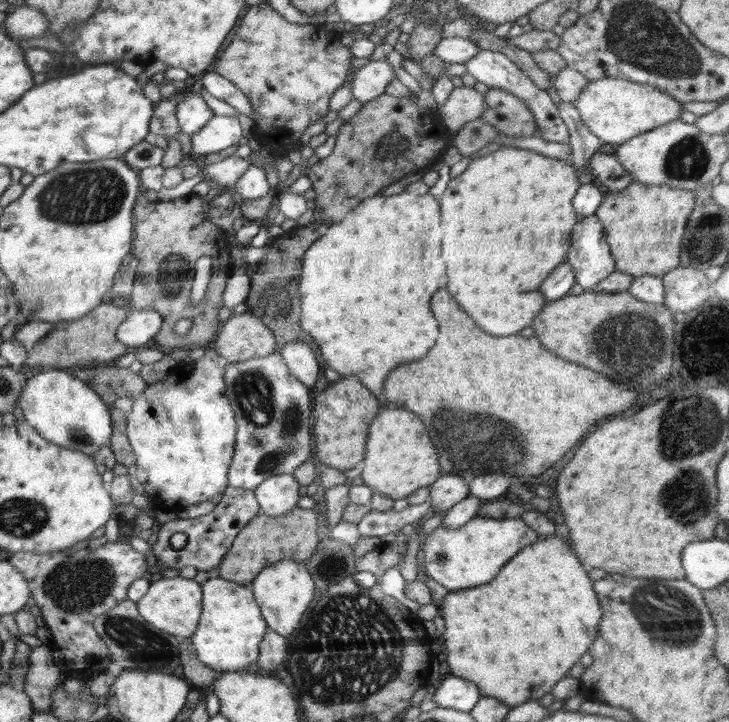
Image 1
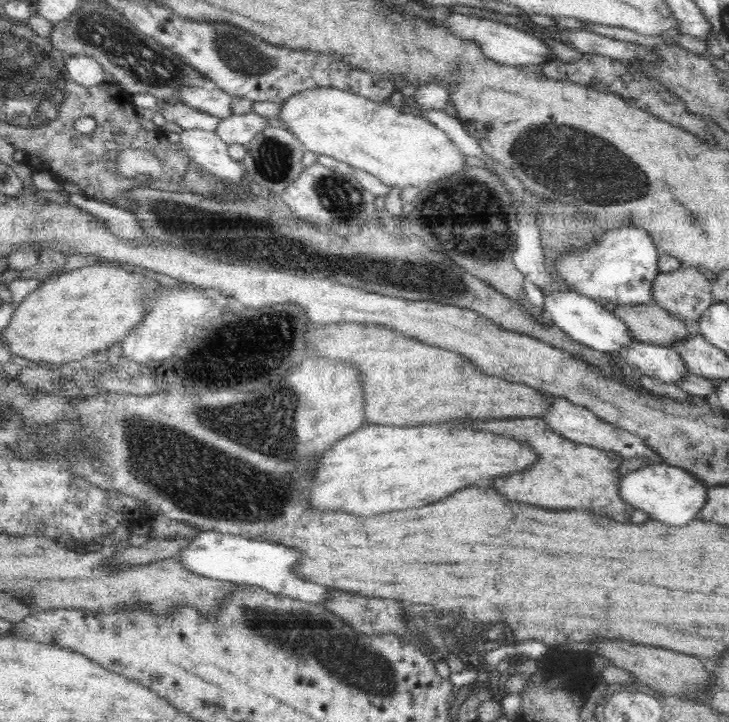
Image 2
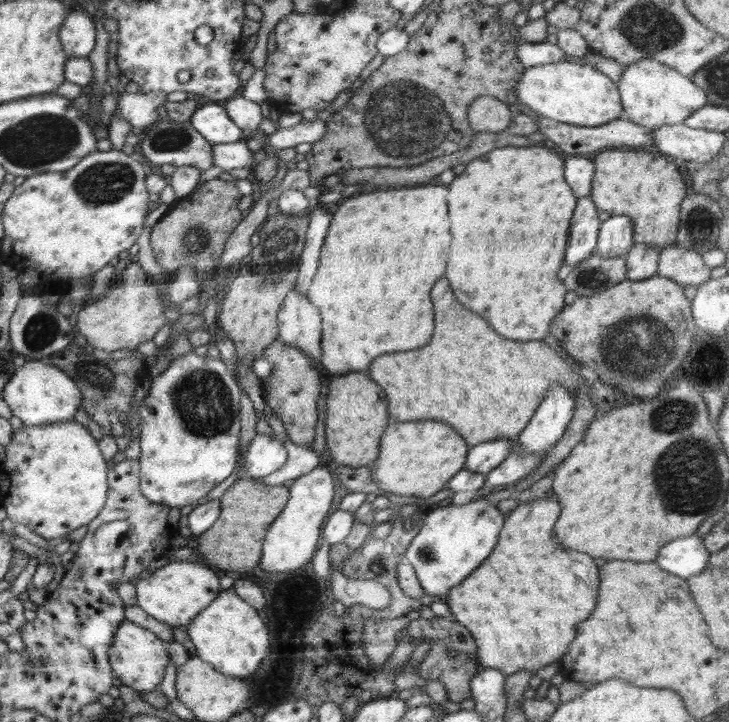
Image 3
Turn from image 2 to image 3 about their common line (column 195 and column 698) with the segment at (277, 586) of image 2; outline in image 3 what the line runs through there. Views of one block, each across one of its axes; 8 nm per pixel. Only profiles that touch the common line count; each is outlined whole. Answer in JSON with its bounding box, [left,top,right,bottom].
[654,534,710,579]

